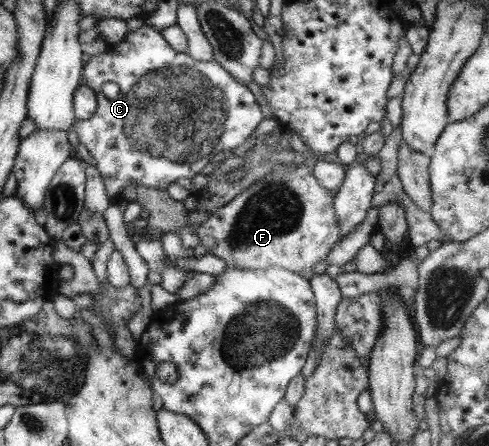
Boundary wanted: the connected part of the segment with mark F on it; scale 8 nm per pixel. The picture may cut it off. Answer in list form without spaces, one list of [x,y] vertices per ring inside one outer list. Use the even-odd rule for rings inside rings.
[[[298,164],[295,169],[277,165],[273,171],[259,177],[229,203],[213,212],[207,221],[200,223],[196,235],[199,243],[209,249],[211,255],[224,260],[226,268],[257,270],[276,266],[309,281],[314,277],[311,268],[328,255],[338,242],[340,231],[333,211],[332,193],[317,184],[304,164]]]

